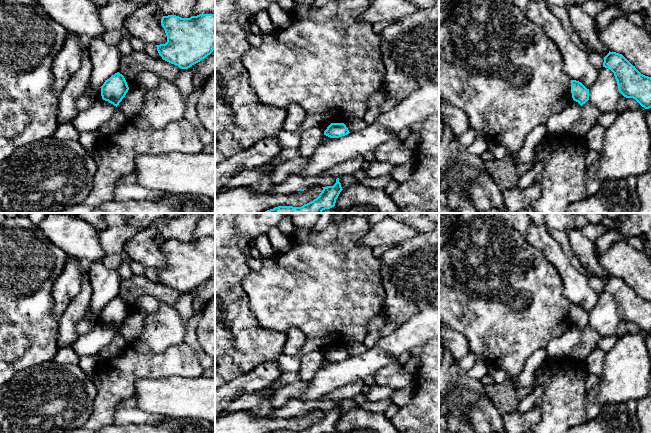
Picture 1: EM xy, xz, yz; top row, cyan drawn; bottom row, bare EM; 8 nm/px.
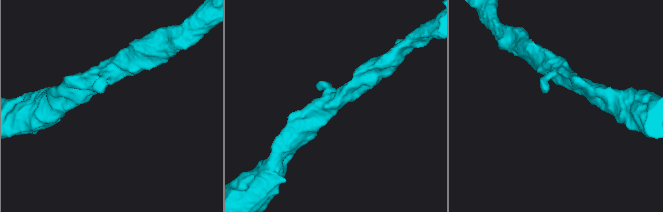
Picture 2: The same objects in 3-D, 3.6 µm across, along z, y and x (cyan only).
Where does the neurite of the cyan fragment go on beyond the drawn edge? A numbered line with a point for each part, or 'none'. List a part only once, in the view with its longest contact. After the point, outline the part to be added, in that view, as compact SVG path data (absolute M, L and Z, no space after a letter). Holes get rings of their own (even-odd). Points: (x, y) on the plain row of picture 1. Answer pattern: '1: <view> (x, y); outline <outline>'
none

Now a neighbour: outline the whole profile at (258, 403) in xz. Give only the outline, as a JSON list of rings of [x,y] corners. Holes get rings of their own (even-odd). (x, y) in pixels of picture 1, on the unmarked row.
[[[278,379],[271,382],[265,389],[256,391],[254,393],[246,393],[241,397],[236,398],[229,406],[223,410],[217,417],[226,416],[234,412],[248,411],[253,415],[266,416],[270,414],[275,408],[271,405],[270,390],[271,387],[278,382]]]

